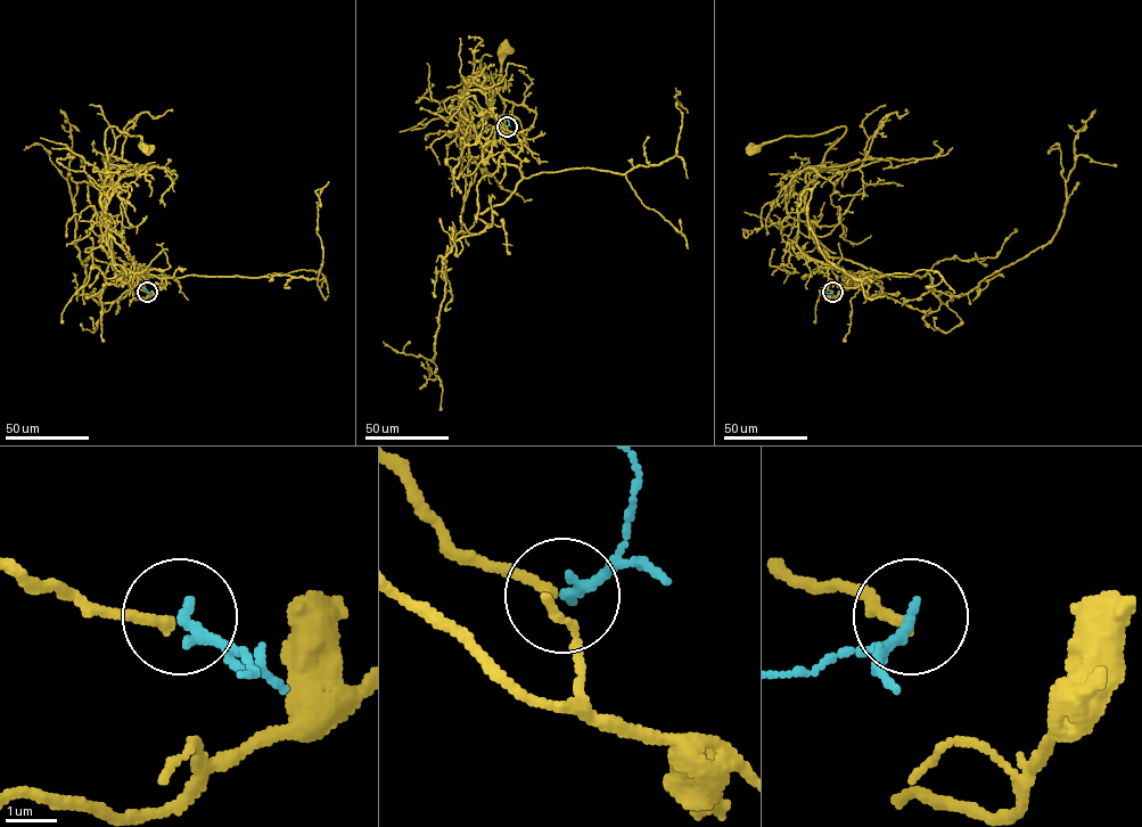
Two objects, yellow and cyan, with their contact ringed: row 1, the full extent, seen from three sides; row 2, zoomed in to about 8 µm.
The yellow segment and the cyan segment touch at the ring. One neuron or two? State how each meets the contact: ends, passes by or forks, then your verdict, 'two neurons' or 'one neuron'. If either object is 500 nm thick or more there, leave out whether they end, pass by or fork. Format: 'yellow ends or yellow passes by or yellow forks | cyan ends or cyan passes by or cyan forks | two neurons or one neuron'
yellow ends | cyan ends | one neuron

